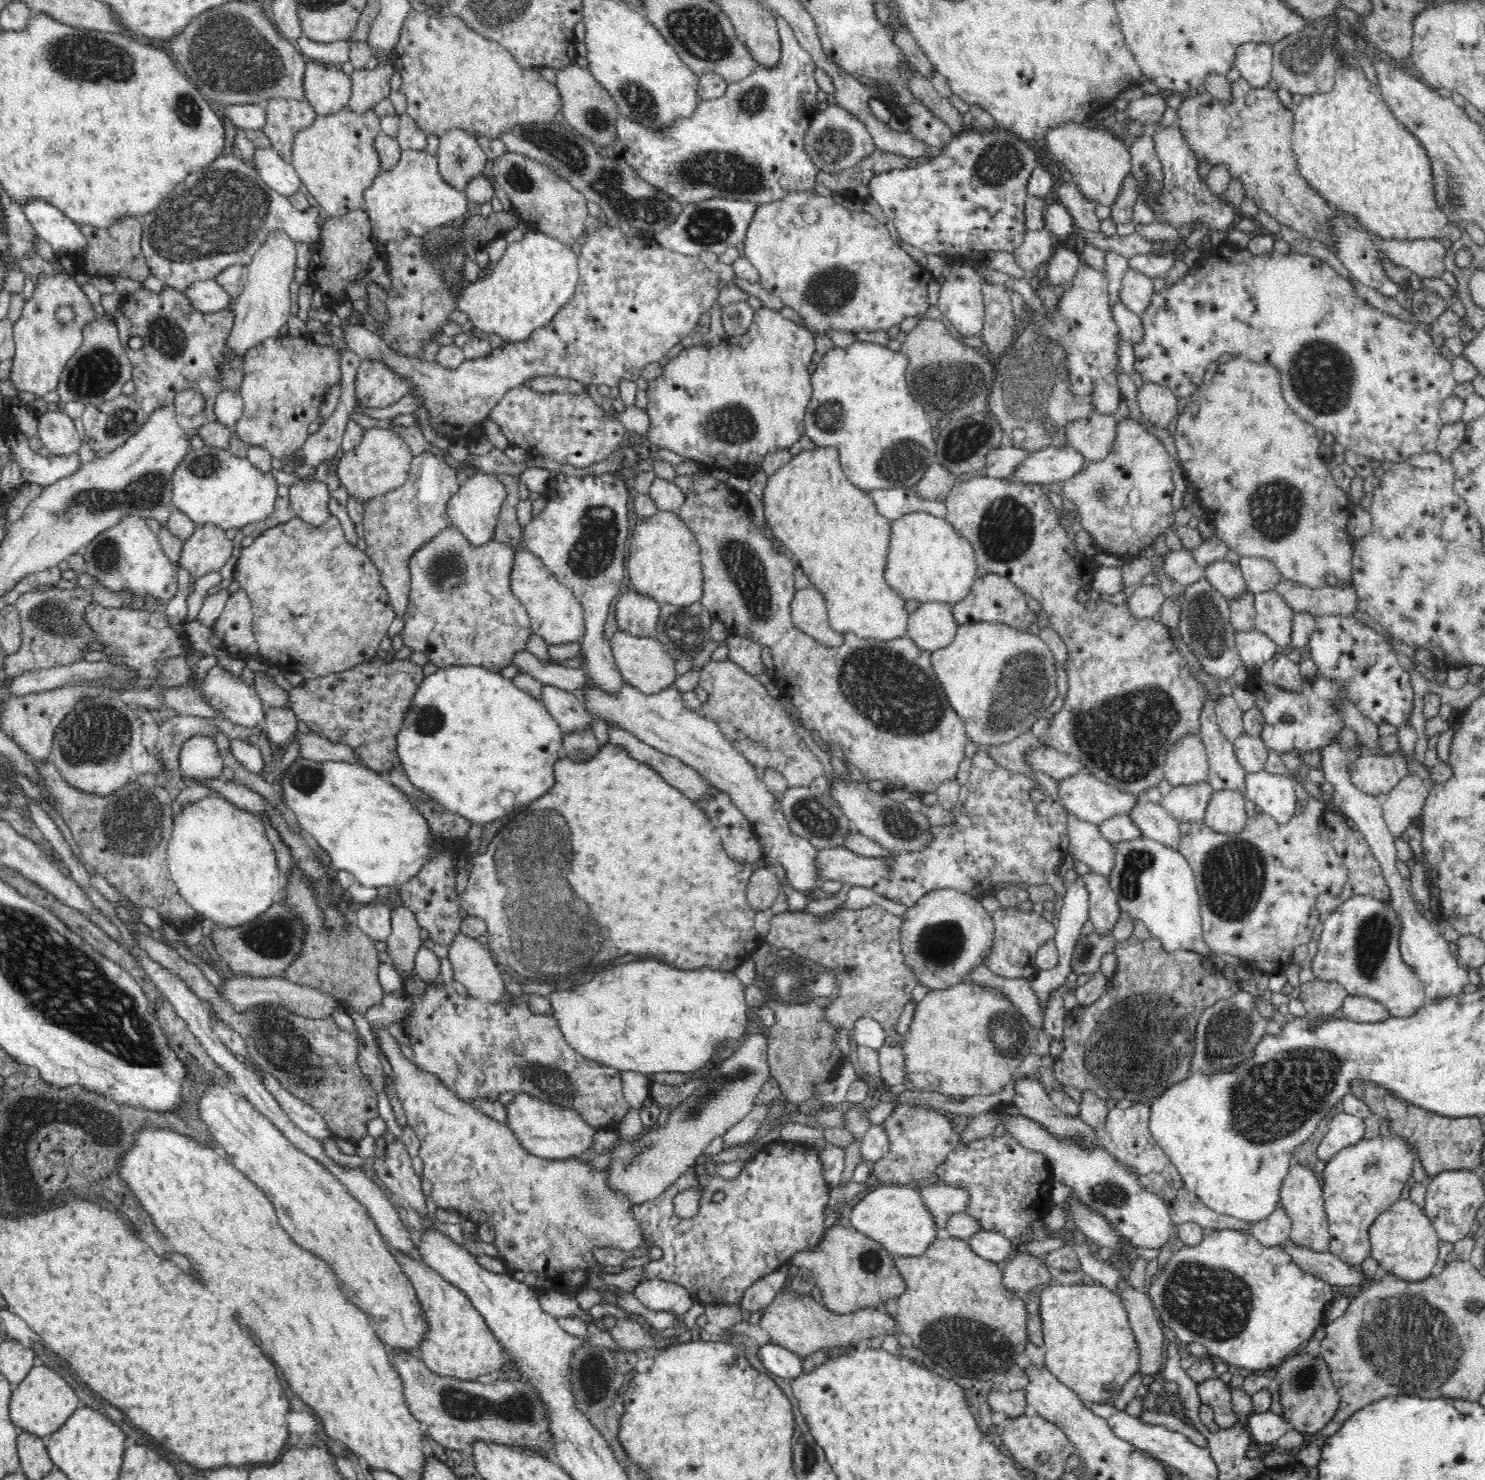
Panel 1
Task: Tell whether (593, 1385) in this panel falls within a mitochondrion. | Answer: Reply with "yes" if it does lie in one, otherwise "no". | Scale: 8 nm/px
yes

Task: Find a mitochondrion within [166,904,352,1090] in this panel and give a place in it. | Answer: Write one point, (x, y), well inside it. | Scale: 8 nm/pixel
(278, 1038)

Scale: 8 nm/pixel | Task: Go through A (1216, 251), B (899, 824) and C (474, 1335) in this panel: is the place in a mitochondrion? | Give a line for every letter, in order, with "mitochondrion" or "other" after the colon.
A: other
B: mitochondrion
C: other

